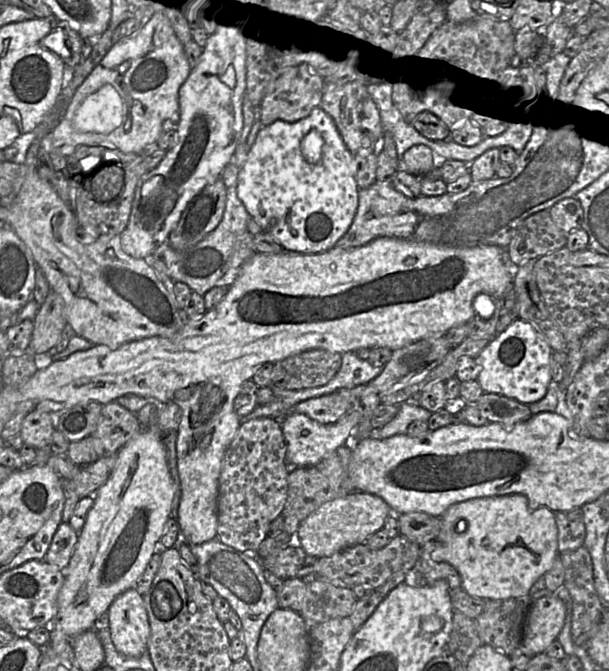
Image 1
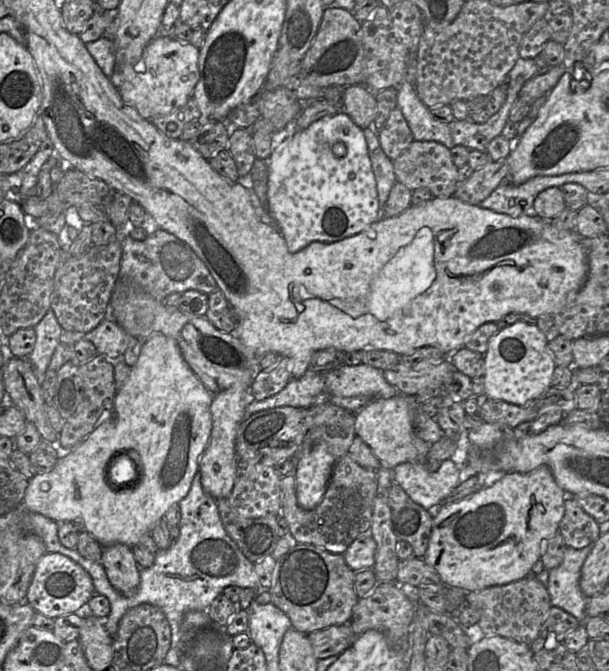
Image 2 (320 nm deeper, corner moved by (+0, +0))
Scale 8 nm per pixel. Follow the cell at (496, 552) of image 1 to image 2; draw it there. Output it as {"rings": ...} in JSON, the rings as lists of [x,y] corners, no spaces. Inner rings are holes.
{"rings":[[[542,465],[529,473],[509,472],[500,479],[493,479],[485,487],[457,502],[442,504],[433,514],[433,524],[427,551],[423,559],[439,574],[445,585],[463,589],[466,592],[479,591],[487,587],[504,585],[519,581],[532,573],[533,565],[541,559],[543,547],[559,530],[559,524],[564,516],[564,501],[567,497],[565,491],[556,483],[550,468]]]}

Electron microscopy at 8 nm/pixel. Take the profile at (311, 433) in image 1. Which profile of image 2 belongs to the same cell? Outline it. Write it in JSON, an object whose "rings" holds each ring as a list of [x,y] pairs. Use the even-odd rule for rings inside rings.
{"rings":[[[318,442],[302,455],[294,475],[301,508],[312,510],[321,502],[336,461],[324,442]]]}

